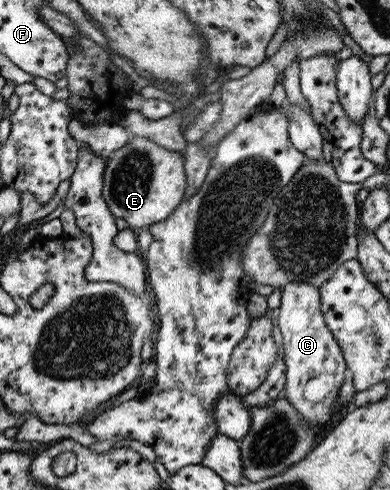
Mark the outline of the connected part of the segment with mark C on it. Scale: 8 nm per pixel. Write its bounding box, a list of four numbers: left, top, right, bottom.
[277,282,348,429]

